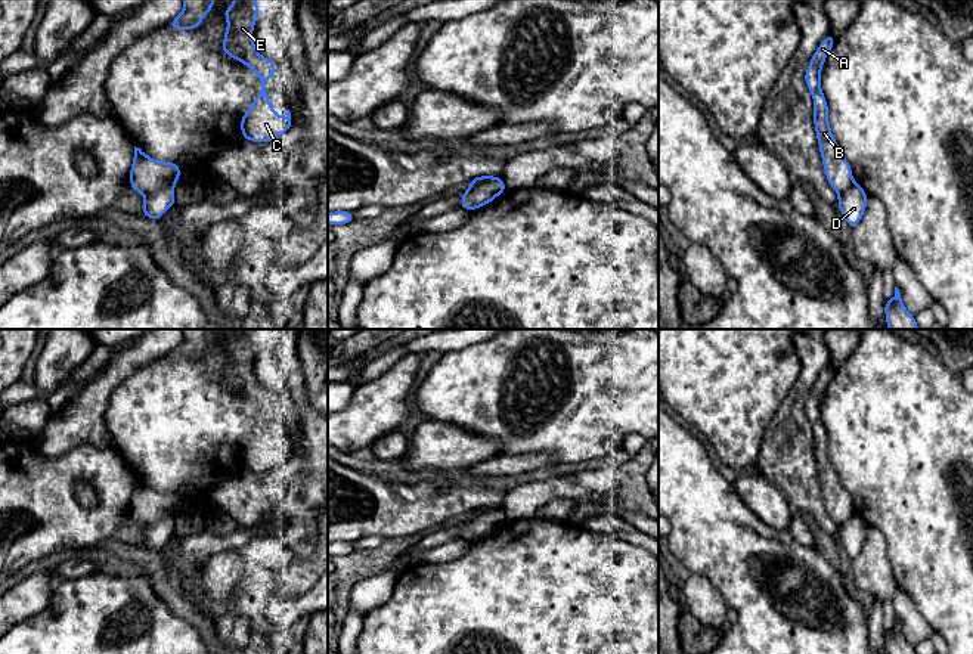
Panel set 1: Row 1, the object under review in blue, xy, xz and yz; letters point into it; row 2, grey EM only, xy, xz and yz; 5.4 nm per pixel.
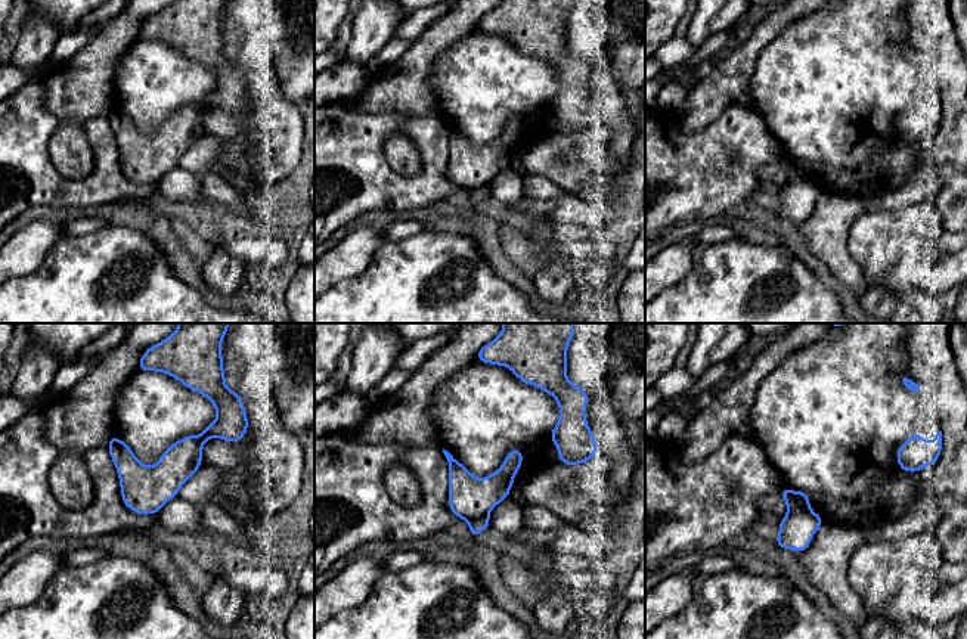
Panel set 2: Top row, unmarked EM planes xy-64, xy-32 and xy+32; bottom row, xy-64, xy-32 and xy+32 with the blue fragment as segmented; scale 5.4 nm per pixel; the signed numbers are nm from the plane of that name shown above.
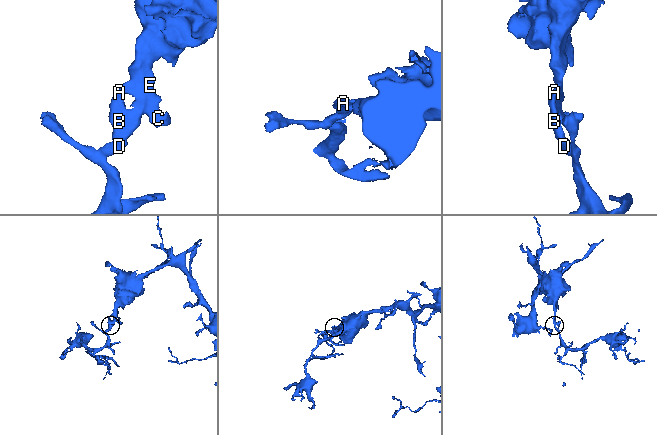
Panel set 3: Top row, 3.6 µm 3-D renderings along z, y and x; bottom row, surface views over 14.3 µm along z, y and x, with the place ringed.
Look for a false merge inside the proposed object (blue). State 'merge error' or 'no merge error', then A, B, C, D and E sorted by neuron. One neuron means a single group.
merge error | A B C E / D

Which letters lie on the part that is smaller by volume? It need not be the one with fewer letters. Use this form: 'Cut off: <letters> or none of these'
Cut off: D

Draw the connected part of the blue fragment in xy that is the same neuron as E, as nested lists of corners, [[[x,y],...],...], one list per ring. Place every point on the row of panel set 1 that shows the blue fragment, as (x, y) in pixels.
[[[233,0],[233,6],[226,7],[223,15],[229,24],[221,43],[223,52],[255,71],[263,86],[260,94],[241,118],[242,139],[258,143],[269,142],[286,133],[292,127],[292,120],[289,109],[285,118],[276,114],[264,89],[266,80],[276,72],[276,62],[261,56],[254,46],[252,31],[260,7],[255,0]]]

